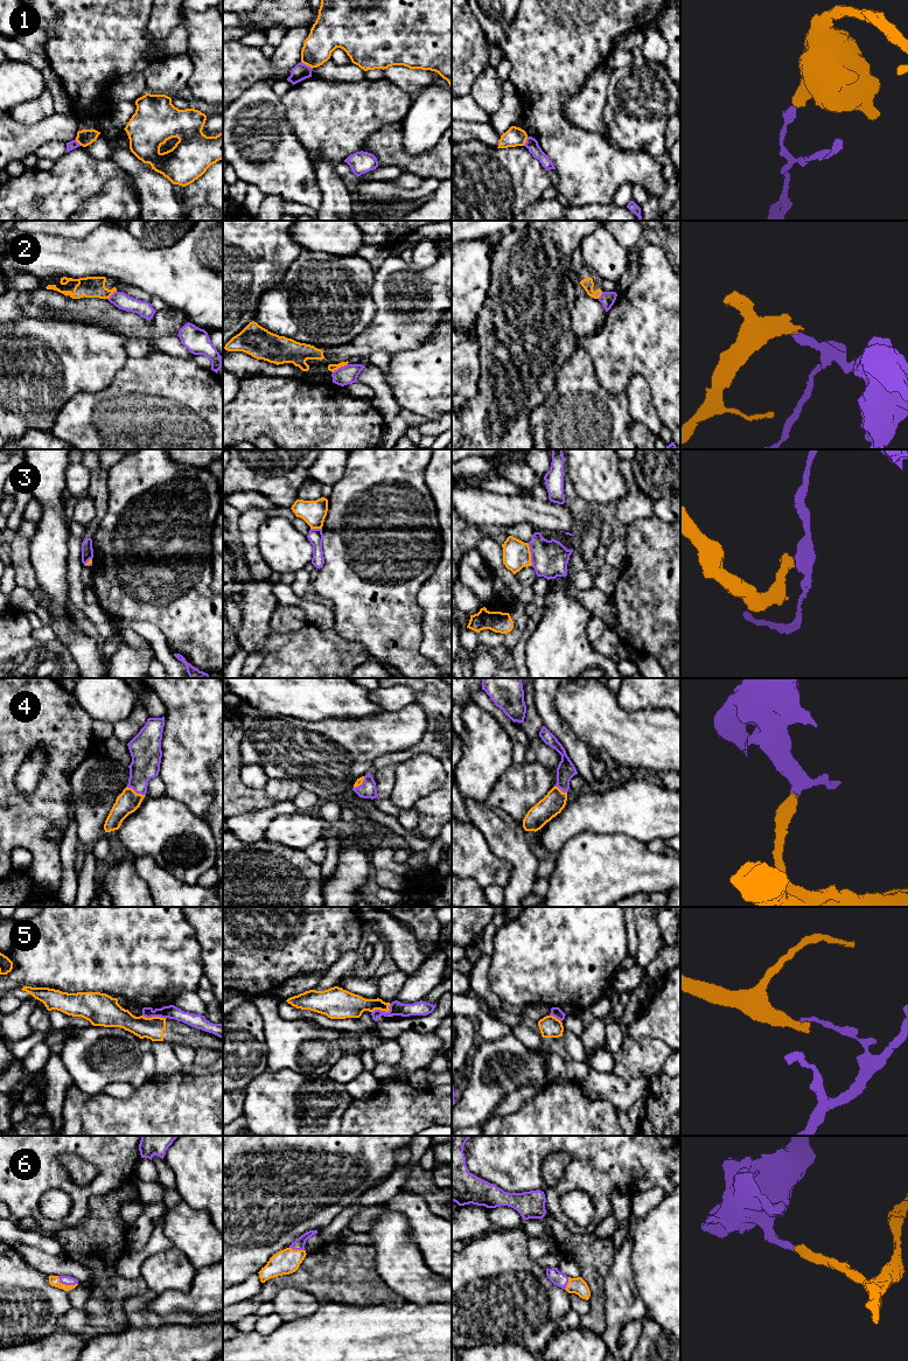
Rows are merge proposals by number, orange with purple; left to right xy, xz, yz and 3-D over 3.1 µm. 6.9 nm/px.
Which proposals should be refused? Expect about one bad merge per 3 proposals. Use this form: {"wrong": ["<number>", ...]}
{"wrong": ["1", "2", "3", "5"]}

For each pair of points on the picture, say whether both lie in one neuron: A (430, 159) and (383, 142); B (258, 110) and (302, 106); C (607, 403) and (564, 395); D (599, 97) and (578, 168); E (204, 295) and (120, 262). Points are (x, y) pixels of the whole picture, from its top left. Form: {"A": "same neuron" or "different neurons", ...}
{"A": "same neuron", "B": "different neurons", "C": "same neuron", "D": "different neurons", "E": "same neuron"}

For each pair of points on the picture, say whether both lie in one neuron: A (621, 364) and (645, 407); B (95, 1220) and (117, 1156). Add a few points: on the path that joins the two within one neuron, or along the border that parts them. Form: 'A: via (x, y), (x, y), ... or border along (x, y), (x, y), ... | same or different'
A: border along (629, 376), (640, 374), (647, 381), (651, 395) | different
B: border along (88, 1202), (89, 1214), (79, 1223), (69, 1227) | different

